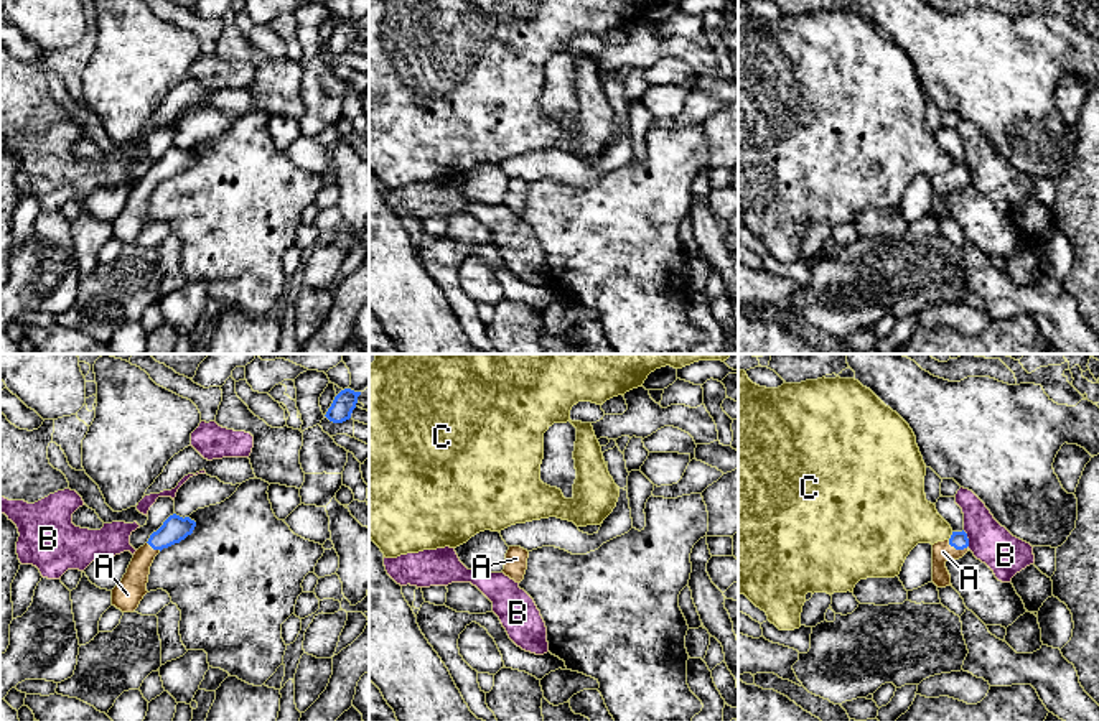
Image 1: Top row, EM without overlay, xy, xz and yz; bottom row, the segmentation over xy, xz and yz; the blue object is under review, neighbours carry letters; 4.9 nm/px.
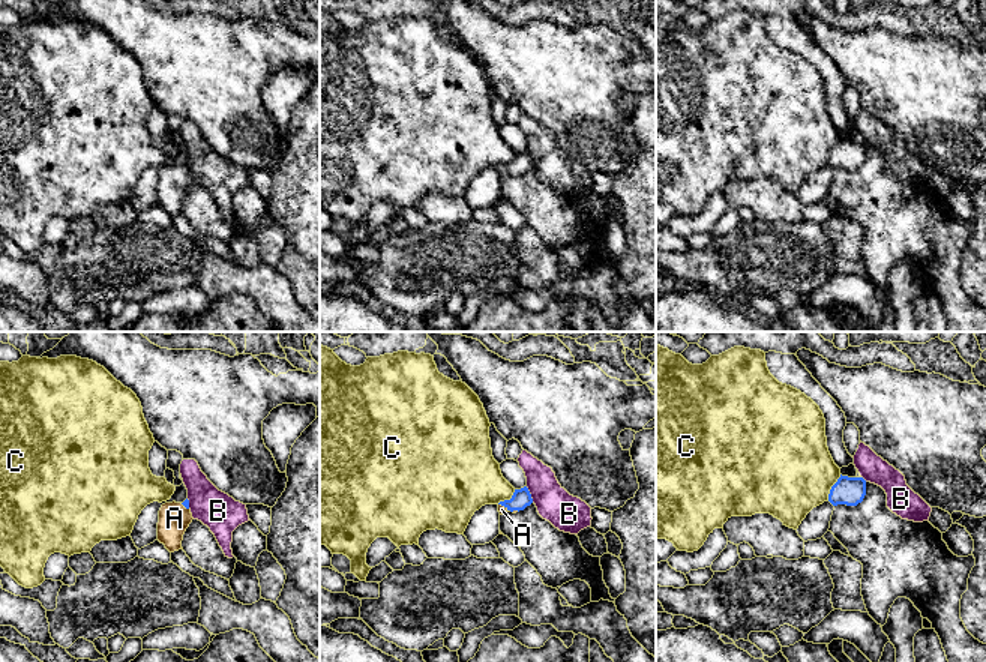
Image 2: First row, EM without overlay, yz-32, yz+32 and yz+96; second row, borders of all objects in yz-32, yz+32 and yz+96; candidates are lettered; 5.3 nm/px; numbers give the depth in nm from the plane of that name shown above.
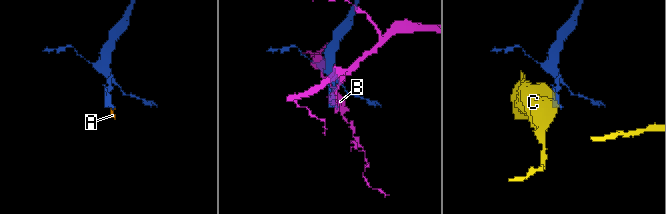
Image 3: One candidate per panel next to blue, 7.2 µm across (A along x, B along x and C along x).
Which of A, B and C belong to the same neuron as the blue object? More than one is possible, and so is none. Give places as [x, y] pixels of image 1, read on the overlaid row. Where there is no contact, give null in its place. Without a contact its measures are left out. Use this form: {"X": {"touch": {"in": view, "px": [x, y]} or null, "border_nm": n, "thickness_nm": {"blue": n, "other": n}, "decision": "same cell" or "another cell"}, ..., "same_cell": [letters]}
{"A": {"touch": {"in": "yz", "px": [958, 548]}, "border_nm": 110, "thickness_nm": {"blue": 90, "other": 100}, "decision": "same cell"}, "B": {"touch": {"in": "yz", "px": [968, 539]}, "border_nm": 90, "thickness_nm": {"blue": 90, "other": 200}, "decision": "another cell"}, "C": {"touch": {"in": "yz", "px": [951, 535]}, "border_nm": 50, "thickness_nm": {"blue": 90, "other": 280}, "decision": "another cell"}, "same_cell": ["A"]}

